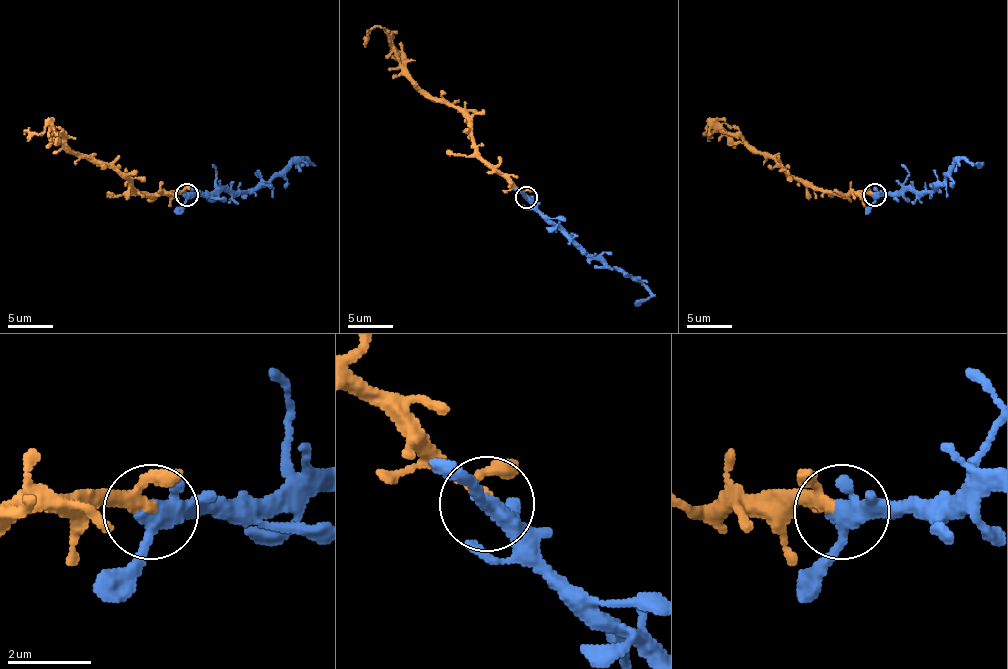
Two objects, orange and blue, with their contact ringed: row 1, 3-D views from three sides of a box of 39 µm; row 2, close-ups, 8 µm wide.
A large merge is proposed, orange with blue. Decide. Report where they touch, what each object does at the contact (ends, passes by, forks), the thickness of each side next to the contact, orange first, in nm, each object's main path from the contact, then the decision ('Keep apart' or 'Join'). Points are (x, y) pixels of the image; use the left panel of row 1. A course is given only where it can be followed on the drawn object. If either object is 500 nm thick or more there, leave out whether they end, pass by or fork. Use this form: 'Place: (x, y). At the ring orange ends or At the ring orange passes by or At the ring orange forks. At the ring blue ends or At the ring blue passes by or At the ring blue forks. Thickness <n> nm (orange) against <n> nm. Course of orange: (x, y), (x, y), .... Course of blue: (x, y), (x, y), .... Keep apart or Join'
Place: (186, 195). At the ring orange passes by. At the ring blue forks. Thickness 220 nm (orange) against 320 nm. Course of orange: (187, 194), (140, 194), (111, 167), (93, 163), (59, 142), (52, 131), (25, 134). Course of blue: (187, 194), (247, 192), (263, 187), (274, 176), (283, 174), (304, 158), (310, 163), (295, 165). Join

